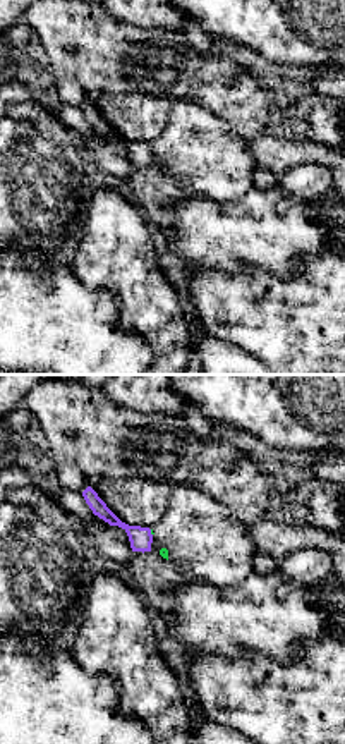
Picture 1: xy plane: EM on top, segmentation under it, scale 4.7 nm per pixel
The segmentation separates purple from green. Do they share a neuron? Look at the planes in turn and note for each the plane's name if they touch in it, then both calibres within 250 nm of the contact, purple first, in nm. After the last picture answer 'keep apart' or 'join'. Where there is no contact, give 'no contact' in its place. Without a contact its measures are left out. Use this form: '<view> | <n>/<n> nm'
xy | 110/20 nm

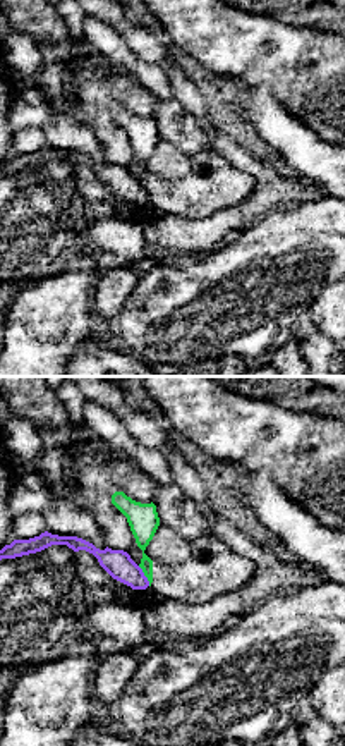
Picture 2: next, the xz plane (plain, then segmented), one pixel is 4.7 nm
xz | 130/130 nm

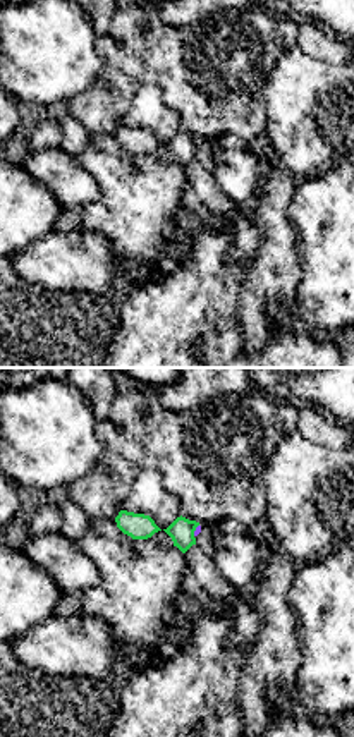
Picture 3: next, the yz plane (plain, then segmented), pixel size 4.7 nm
yz | 30/120 nm

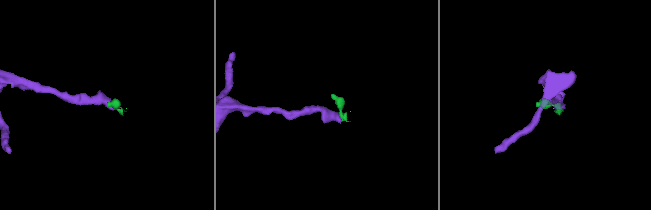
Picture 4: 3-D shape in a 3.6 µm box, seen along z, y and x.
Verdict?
keep apart

